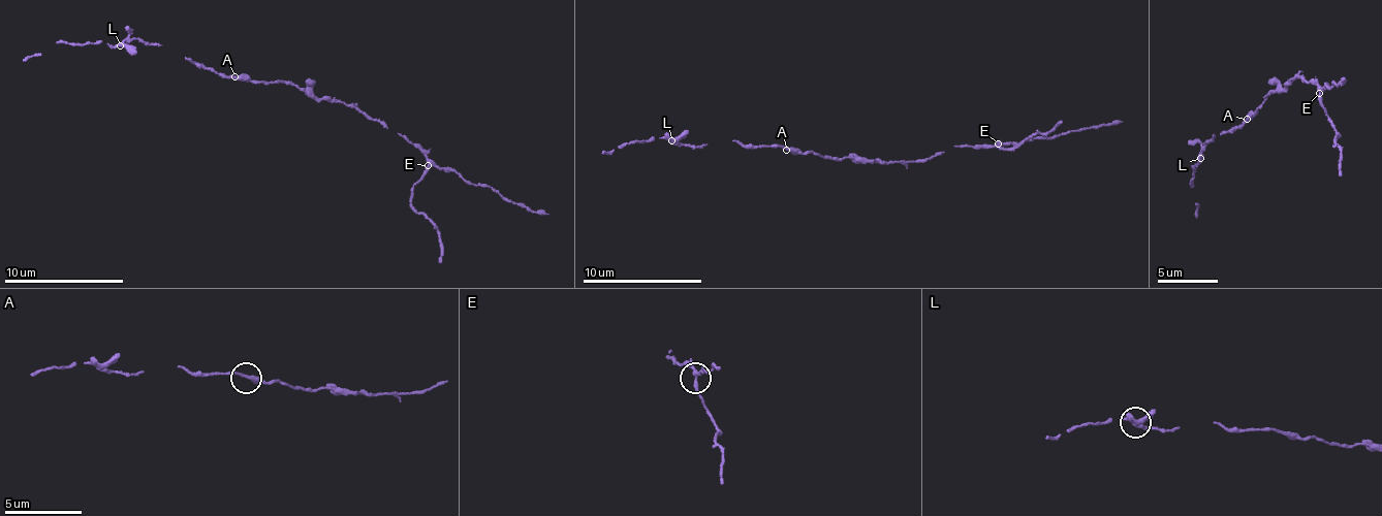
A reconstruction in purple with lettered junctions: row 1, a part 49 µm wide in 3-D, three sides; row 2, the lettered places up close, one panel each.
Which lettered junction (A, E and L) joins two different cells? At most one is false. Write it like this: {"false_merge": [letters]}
{"false_merge": ["E"]}

